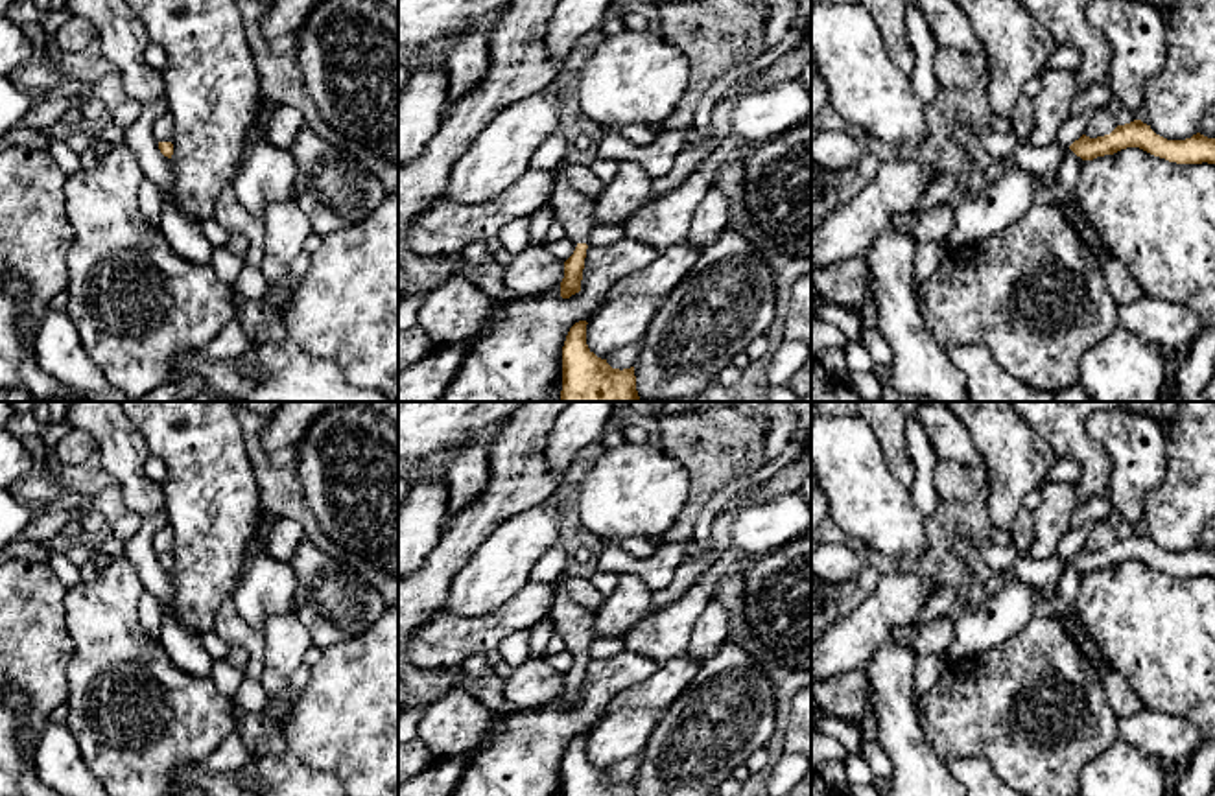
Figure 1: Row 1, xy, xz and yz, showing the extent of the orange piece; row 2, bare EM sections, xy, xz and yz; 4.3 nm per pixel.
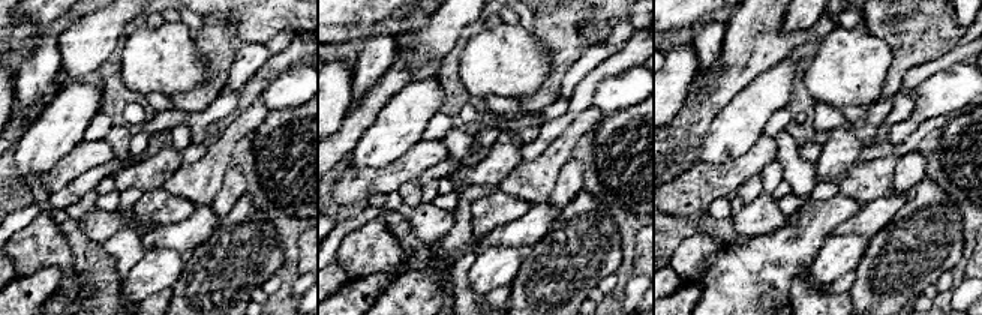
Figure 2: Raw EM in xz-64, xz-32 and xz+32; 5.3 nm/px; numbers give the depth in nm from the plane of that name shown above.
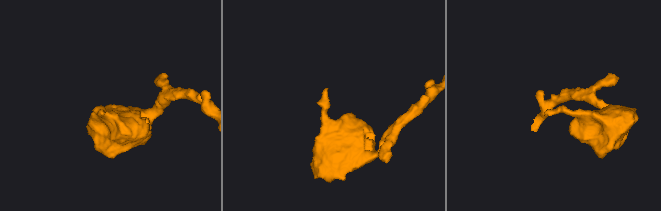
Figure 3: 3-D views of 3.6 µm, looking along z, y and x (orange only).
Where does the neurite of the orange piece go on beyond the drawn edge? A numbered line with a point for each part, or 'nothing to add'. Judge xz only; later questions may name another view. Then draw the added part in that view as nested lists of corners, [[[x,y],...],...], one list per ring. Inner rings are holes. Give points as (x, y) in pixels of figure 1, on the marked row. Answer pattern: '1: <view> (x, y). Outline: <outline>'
1: xz (574, 210). Outline: [[[559,168],[553,171],[553,177],[555,188],[549,203],[553,206],[555,219],[564,227],[568,238],[575,243],[584,243],[594,227],[594,199],[575,192]]]

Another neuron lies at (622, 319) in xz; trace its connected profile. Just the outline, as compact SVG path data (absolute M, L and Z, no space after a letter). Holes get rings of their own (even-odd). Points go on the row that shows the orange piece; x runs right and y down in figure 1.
M614 295L607 298L586 324L590 352L605 359L619 348L642 341L660 302L655 295Z

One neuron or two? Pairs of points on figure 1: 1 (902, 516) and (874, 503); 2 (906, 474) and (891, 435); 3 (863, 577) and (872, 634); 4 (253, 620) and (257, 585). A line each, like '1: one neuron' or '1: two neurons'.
1: one neuron
2: one neuron
3: two neurons
4: one neuron

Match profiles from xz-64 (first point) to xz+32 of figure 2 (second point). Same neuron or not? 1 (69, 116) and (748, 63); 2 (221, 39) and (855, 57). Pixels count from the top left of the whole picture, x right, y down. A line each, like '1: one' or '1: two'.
1: two
2: two

